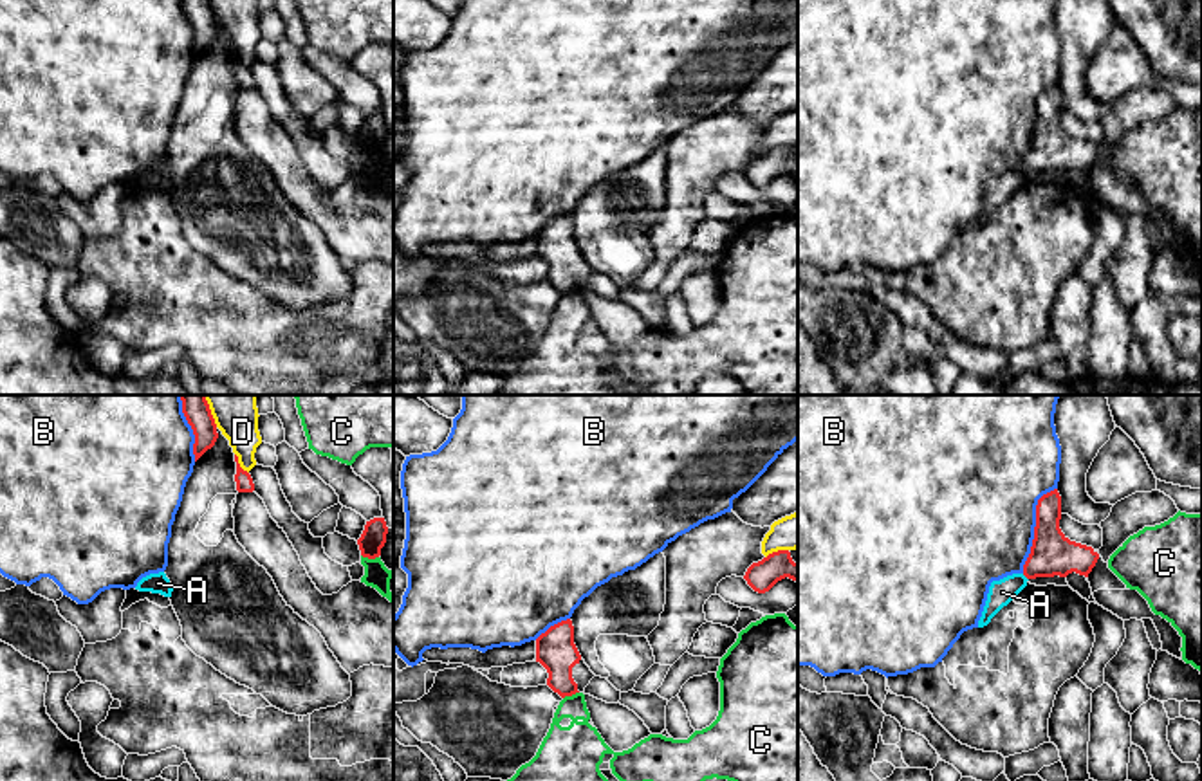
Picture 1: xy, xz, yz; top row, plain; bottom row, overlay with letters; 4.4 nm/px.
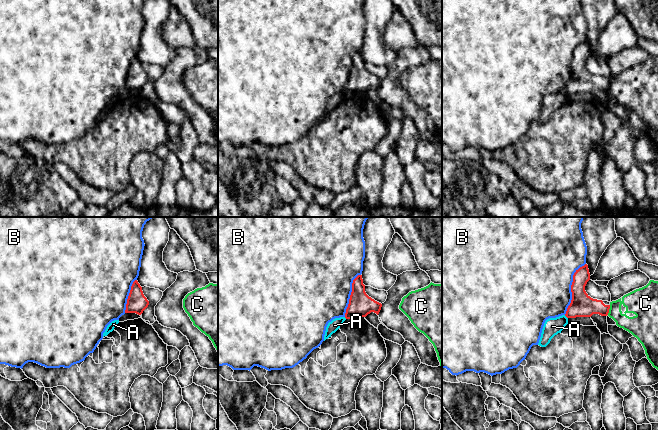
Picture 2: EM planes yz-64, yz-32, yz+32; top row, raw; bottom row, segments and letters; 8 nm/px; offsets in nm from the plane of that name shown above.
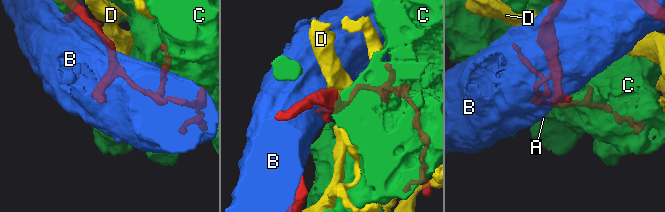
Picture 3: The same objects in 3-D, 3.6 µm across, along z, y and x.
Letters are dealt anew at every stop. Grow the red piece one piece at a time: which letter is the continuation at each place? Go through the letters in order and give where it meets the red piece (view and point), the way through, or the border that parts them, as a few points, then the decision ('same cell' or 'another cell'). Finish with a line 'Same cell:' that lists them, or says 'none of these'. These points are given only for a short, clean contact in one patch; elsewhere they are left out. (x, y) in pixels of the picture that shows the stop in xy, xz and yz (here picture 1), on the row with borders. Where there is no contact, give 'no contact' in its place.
A: yz (1026, 576) | along yz (1022, 574), (1027, 579) | another cell
B: yz (1035, 527) | another cell
C: xz (571, 695) | another cell
D: xy (239, 464) | another cell
Same cell: none of these

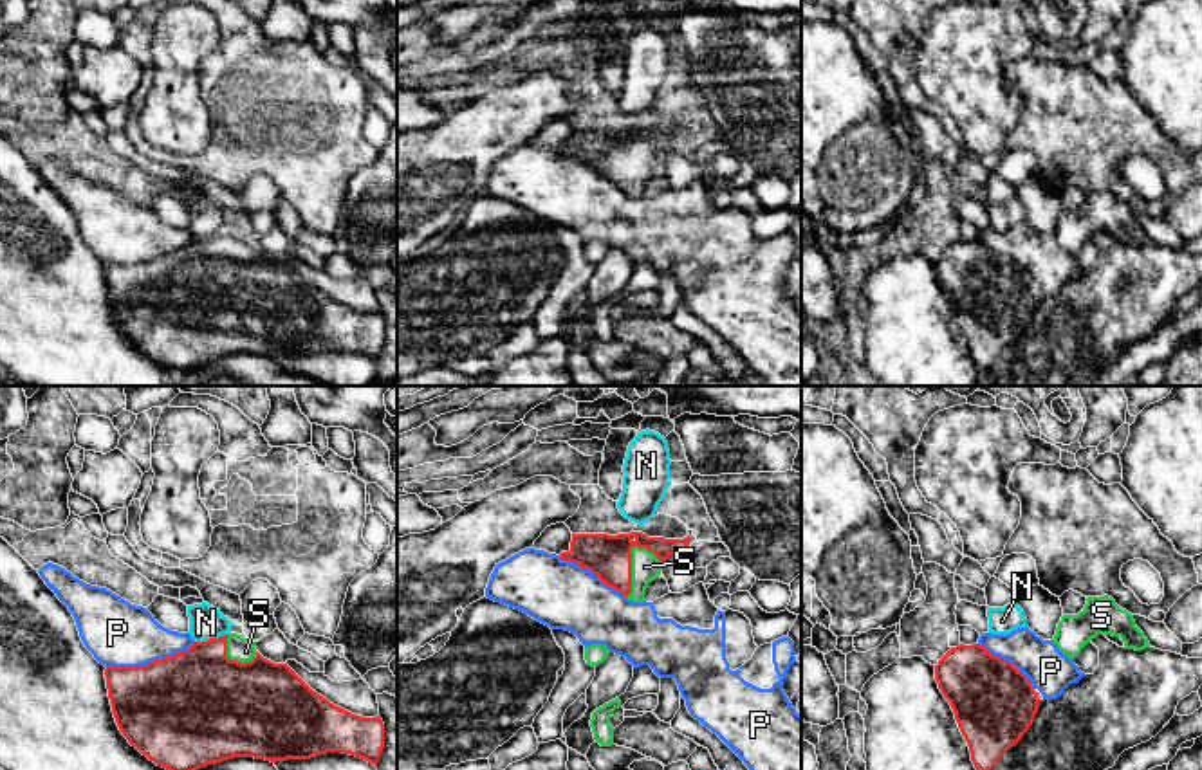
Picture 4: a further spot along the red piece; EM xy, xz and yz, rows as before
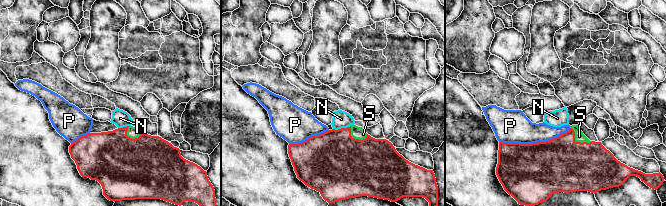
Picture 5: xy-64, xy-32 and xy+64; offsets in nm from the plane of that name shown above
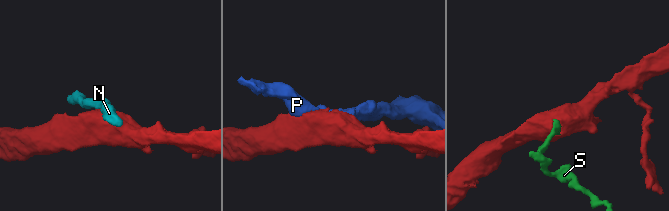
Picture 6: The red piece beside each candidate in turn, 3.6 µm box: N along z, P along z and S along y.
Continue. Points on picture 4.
N: xy (210, 639) | along xy (226, 633), (195, 642) | another cell
P: xy (150, 662) | another cell
S: xz (630, 567) | across xz (609, 558), (630, 567), (645, 567) | same cell
Same cell: S

